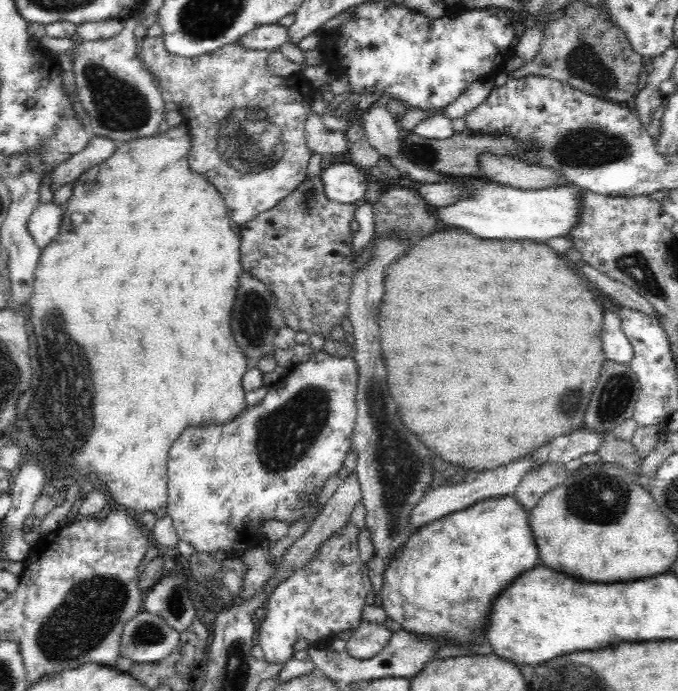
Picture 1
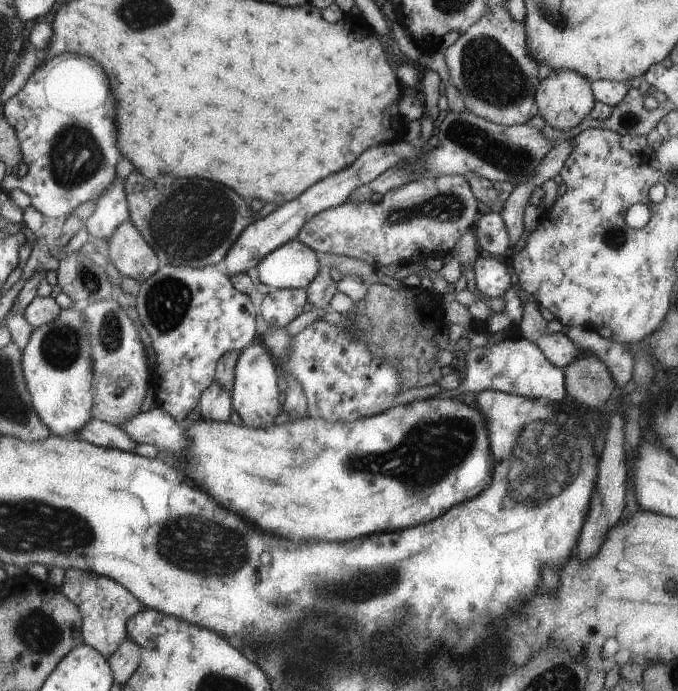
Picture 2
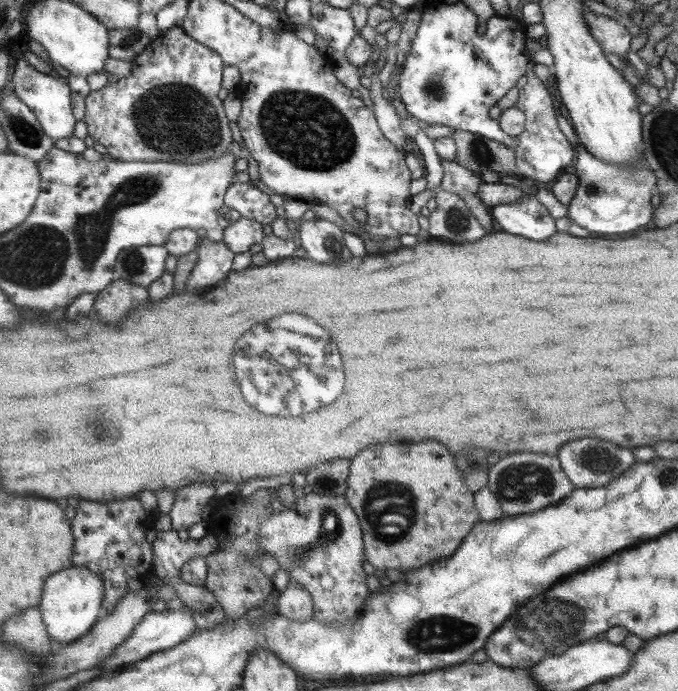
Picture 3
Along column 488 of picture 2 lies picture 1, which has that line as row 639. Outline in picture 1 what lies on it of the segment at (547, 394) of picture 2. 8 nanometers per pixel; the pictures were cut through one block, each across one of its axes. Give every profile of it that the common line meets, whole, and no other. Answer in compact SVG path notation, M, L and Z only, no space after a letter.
M363 620L345 640L345 651L356 660L368 660L376 656L390 642L392 631L386 625Z

